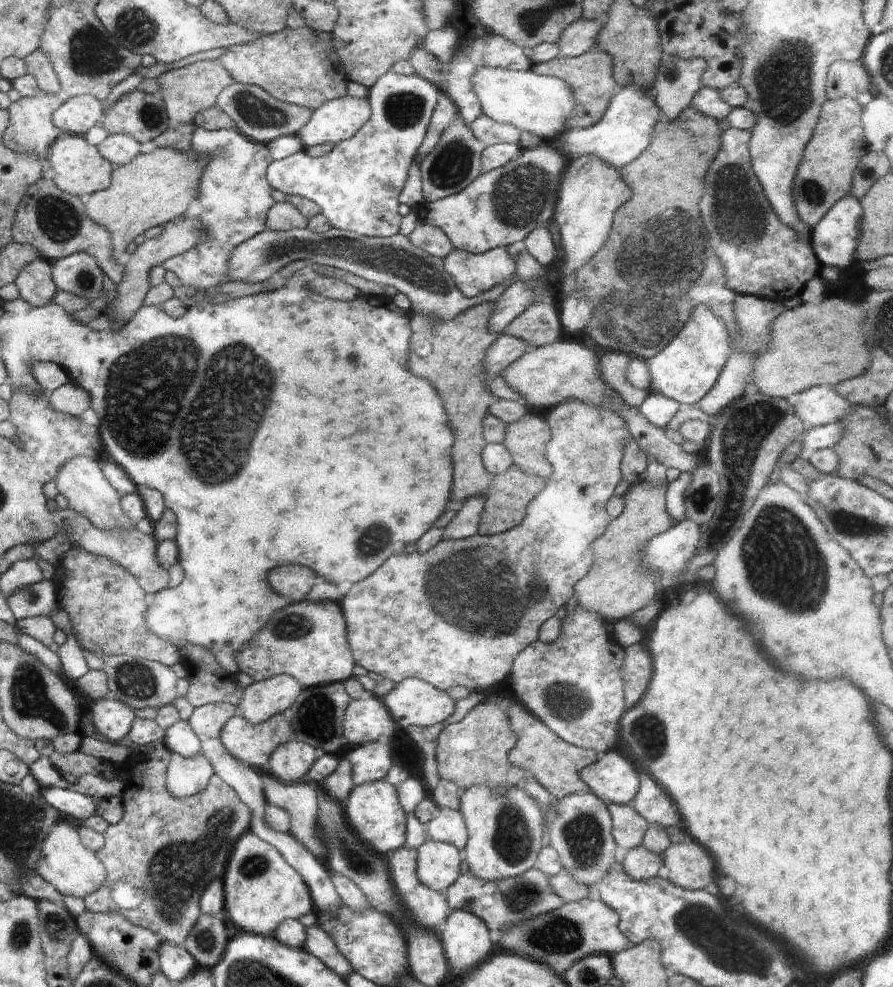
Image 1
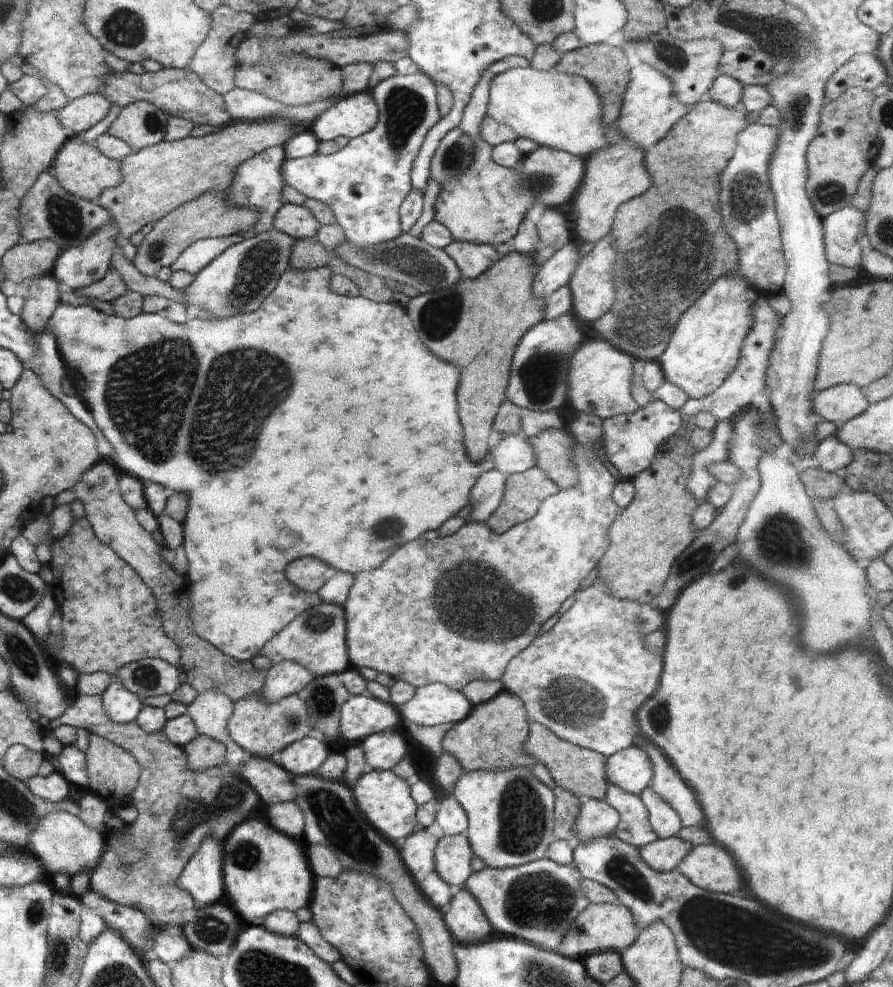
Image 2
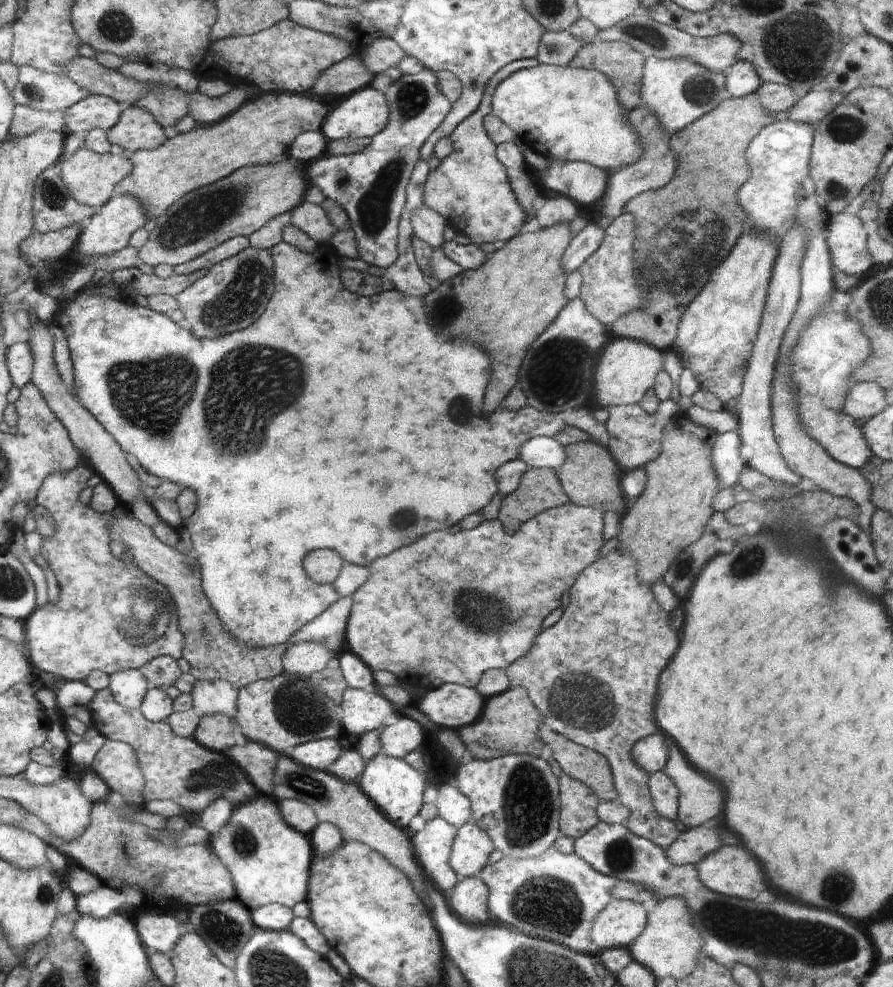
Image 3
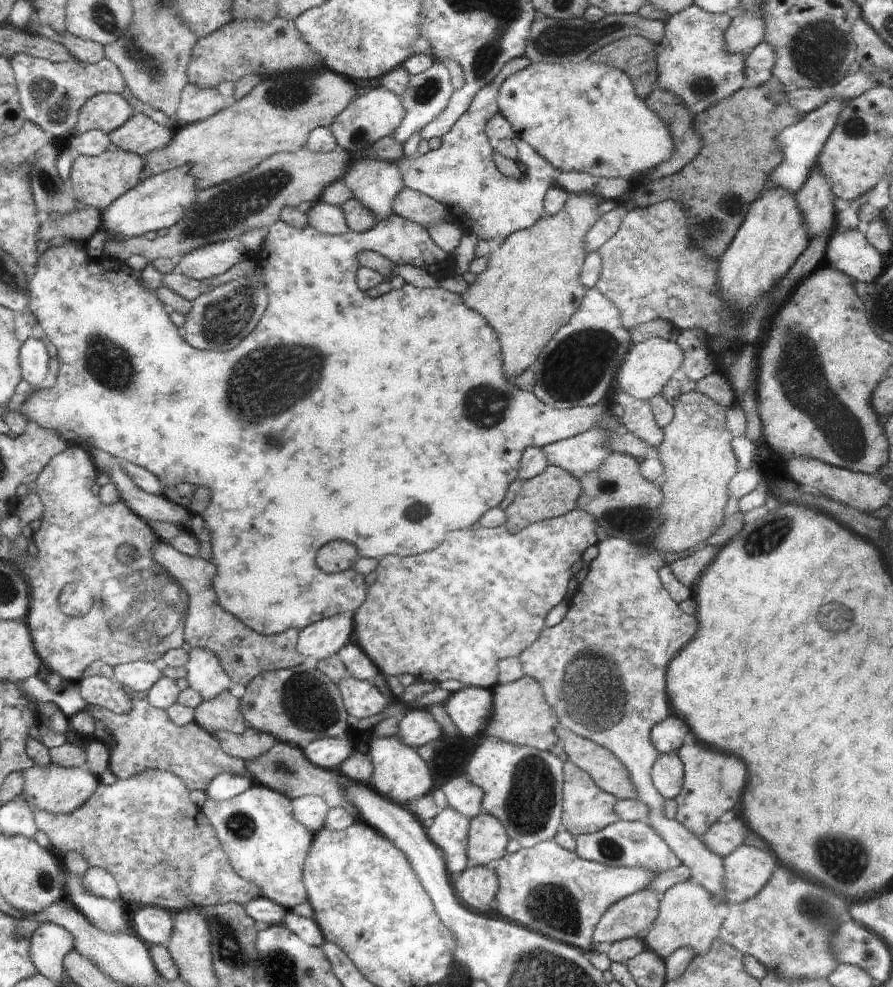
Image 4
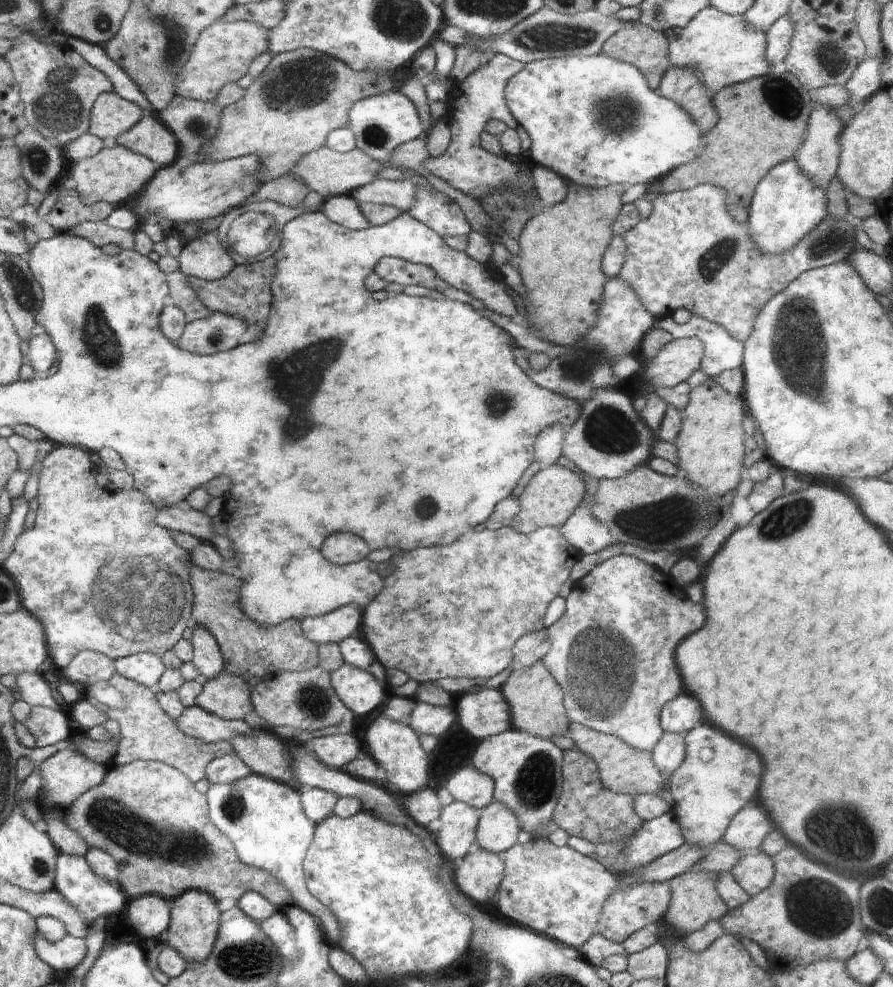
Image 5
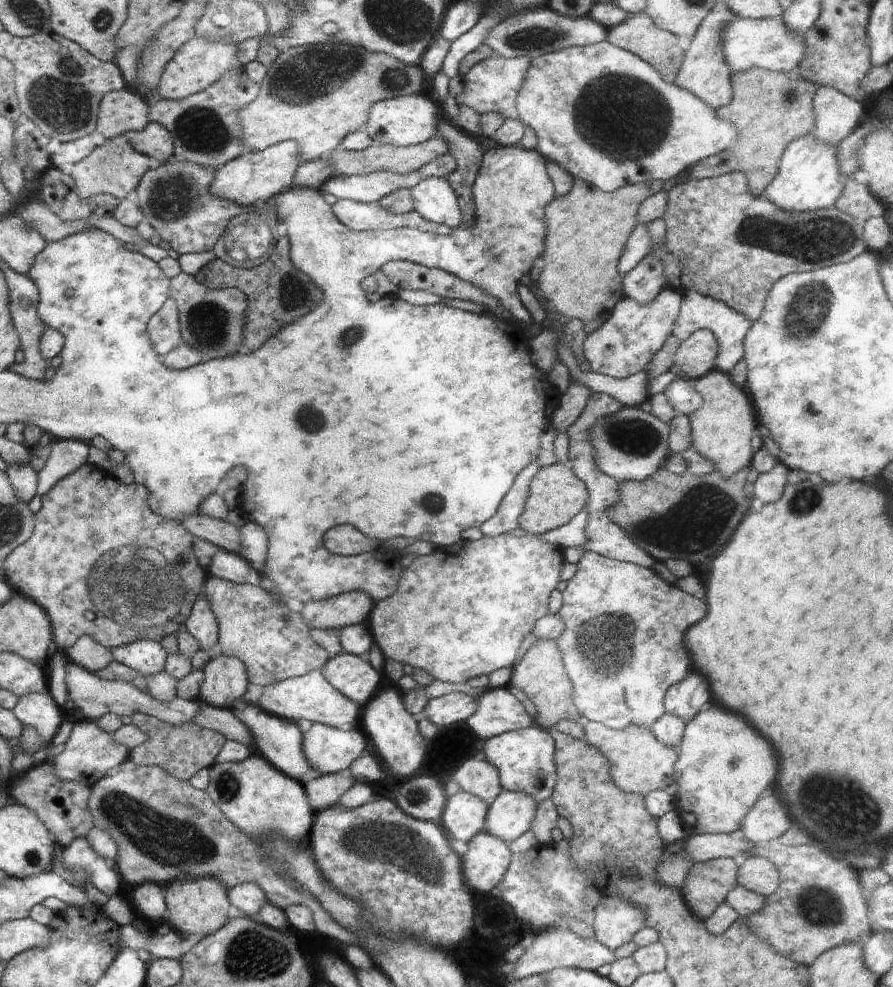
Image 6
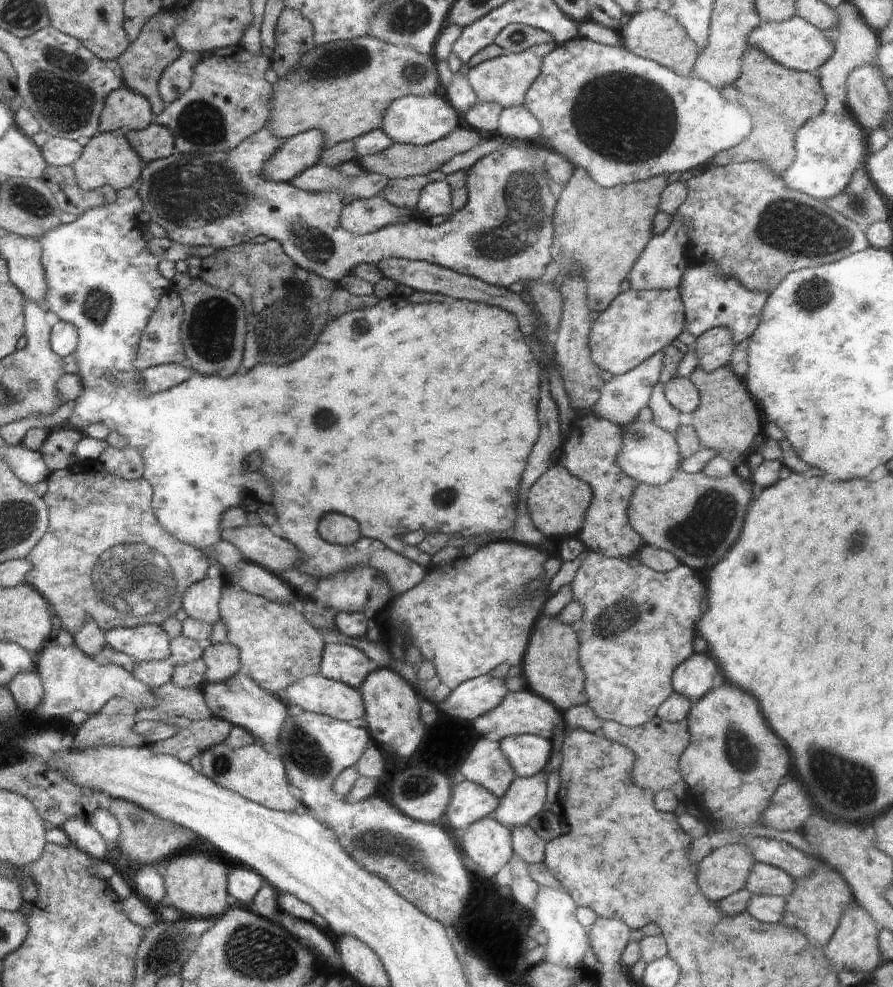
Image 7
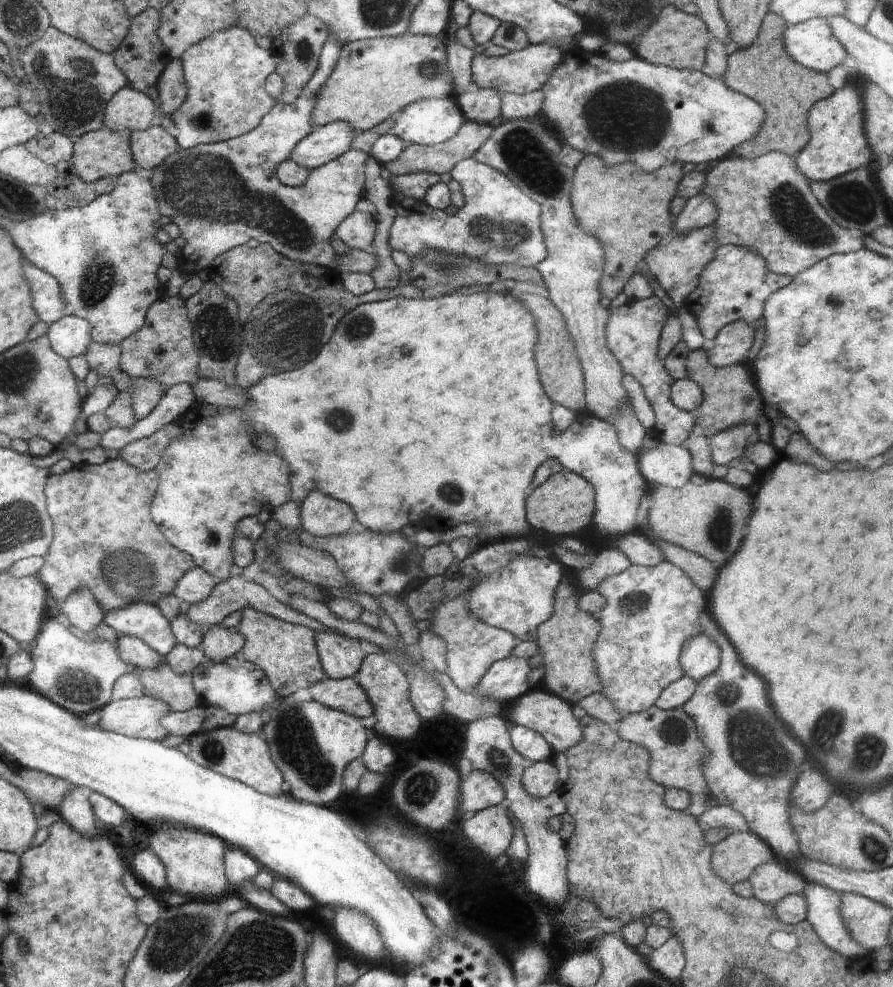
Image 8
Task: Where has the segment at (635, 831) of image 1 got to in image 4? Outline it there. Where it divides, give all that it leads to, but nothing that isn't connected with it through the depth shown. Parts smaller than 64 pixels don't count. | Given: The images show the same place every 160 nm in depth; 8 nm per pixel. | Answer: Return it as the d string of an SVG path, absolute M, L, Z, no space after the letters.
M617 537L598 542L598 548L600 554L590 563L588 576L579 584L580 592L576 590L574 598L569 600L564 620L554 627L544 628L538 640L518 655L522 672L540 684L544 700L556 714L558 723L566 730L604 746L622 762L636 788L636 800L648 806L646 822L656 830L656 834L660 834L660 838L664 838L676 857L691 869L690 879L700 884L710 895L714 894L718 900L722 900L724 905L722 857L708 850L706 844L692 832L688 832L678 820L665 816L664 799L651 780L651 769L659 754L654 742L650 740L650 730L671 715L666 694L666 666L694 638L698 622L694 616L684 614L660 584L659 571L667 562L658 551L650 548L647 552L640 552L636 543Z

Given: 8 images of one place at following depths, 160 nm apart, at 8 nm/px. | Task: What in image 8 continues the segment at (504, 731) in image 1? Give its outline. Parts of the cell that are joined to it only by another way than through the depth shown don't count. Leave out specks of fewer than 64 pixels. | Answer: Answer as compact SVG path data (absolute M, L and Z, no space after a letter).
M565 572L555 594L555 609L552 616L537 628L537 645L544 657L546 689L572 706L592 693L601 692L601 678L593 661L593 646L601 624L593 614L579 607L580 586L574 574Z

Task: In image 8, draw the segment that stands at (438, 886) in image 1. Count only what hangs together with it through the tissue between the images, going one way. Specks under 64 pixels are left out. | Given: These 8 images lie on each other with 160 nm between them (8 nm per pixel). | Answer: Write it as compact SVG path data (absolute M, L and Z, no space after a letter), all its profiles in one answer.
M551 760L531 763L521 778L525 792L539 799L556 794L556 780L558 780L558 769Z

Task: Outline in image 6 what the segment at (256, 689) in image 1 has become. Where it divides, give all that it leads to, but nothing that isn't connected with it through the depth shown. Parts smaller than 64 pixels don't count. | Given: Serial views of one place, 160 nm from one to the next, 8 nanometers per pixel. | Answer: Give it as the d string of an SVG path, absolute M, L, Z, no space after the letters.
M348 591L317 601L305 602L301 615L310 627L340 629L365 624L375 600L362 591Z

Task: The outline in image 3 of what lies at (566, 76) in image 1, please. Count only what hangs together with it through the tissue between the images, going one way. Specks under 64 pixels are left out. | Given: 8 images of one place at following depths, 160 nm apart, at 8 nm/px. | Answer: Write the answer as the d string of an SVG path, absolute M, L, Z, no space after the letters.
M596 38L591 43L586 43L580 48L569 65L571 67L582 67L598 71L607 76L615 86L619 103L624 105L625 109L629 112L642 106L640 87L645 58L640 51L634 50L628 43L622 41L604 41Z

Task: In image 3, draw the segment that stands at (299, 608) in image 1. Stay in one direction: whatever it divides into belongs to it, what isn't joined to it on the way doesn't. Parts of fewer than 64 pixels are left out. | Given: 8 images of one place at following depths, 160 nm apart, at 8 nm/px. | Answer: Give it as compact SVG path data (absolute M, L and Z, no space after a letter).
M353 596L340 597L308 624L302 625L288 640L288 646L300 641L324 643L336 656L340 655L339 646L349 621Z

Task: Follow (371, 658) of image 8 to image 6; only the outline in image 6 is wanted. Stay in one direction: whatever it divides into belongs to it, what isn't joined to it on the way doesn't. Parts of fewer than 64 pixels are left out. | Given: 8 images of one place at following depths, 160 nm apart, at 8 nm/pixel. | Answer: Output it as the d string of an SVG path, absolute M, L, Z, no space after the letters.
M390 686L390 688L378 690L361 711L360 727L372 738L372 742L378 748L386 764L392 770L396 770L402 778L408 778L418 770L422 756L424 756L425 738L420 734L417 721L406 710L403 692L399 690L399 687Z

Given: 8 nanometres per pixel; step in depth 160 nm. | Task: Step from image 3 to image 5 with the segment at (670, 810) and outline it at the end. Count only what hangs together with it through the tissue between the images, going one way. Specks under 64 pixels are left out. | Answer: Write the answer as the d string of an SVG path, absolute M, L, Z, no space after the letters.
M663 732L662 738L652 750L652 762L658 772L672 778L676 774L680 762L684 760L684 740L681 734L672 734L672 732Z

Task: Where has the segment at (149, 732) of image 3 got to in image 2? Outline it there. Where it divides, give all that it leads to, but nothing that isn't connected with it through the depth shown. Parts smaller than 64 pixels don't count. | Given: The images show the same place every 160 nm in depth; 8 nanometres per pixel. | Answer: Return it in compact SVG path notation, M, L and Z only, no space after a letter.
M78 694L73 705L49 724L52 731L70 725L108 739L129 750L141 768L130 798L138 810L138 818L126 832L111 831L112 834L104 835L108 854L104 851L99 866L93 870L90 889L116 904L140 906L156 929L181 931L195 906L188 892L174 886L180 872L206 836L212 833L225 840L234 826L250 819L261 798L246 779L225 767L191 769L185 750L170 742L163 730L149 733L136 720L124 724L114 722L103 707L101 696Z

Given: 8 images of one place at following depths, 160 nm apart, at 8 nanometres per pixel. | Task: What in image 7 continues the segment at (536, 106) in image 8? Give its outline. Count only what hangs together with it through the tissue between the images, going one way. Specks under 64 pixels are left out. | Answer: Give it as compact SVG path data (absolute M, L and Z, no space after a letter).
M522 106L503 108L499 117L498 133L502 138L535 142L541 135L540 124Z

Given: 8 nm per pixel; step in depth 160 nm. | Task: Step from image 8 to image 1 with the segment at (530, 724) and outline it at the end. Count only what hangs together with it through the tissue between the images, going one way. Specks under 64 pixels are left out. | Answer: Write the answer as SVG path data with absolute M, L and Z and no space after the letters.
M404 680L380 700L399 728L410 725L429 727L449 719L456 700L422 680Z

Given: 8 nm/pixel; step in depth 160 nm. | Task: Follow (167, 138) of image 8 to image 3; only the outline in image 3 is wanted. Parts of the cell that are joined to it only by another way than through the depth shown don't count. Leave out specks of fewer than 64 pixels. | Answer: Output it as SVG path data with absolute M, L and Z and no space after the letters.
M132 104L125 107L120 122L107 130L107 139L131 153L160 148L167 137L163 126L150 112Z

